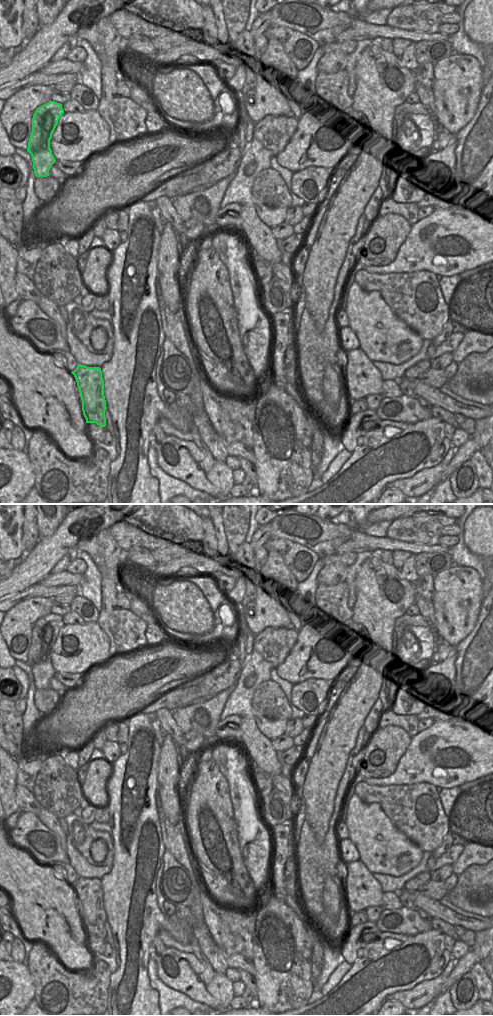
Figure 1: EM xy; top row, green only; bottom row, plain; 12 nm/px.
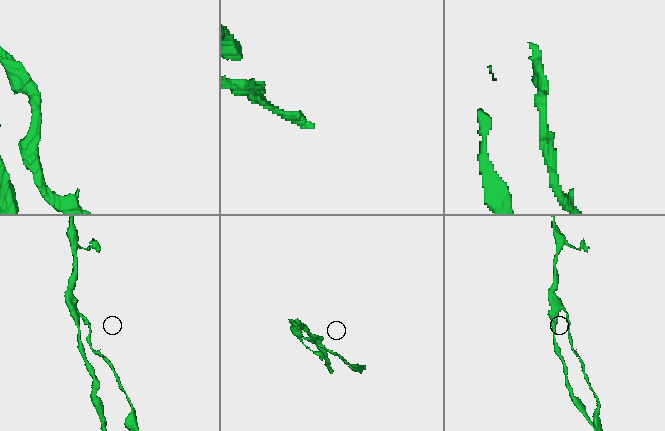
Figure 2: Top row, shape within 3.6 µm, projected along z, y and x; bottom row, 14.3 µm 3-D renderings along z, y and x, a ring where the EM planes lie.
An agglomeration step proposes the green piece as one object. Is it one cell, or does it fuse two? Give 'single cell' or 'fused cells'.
fused cells

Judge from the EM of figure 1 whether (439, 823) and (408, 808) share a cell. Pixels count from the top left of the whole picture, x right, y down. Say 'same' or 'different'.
same

